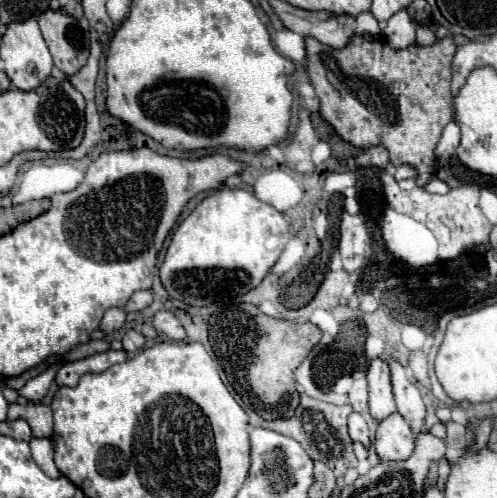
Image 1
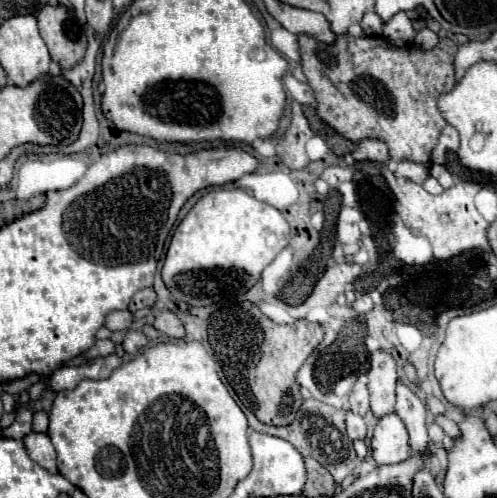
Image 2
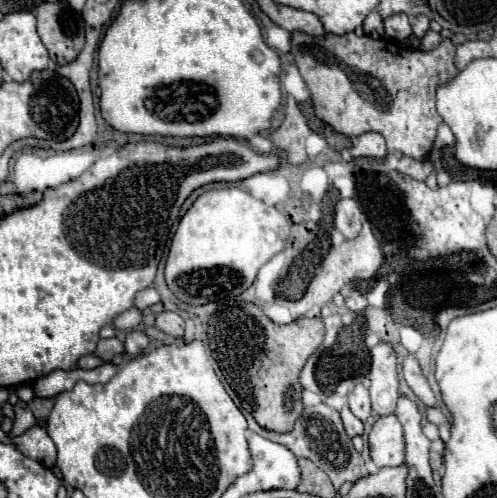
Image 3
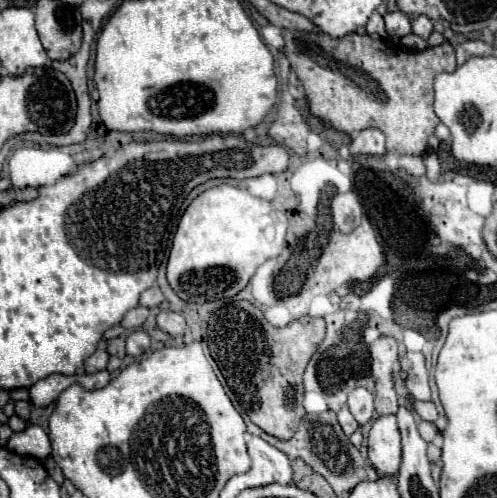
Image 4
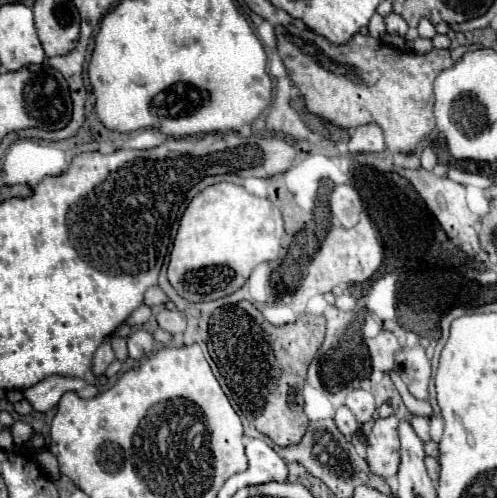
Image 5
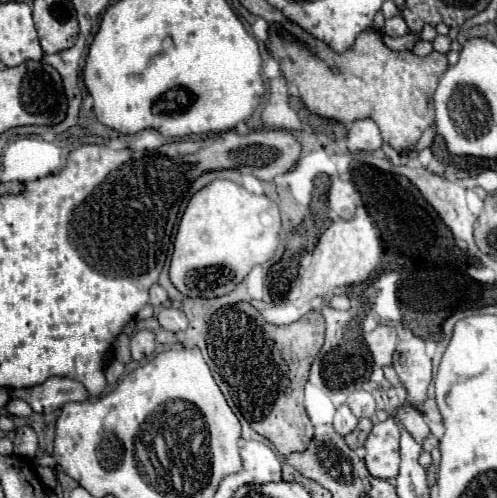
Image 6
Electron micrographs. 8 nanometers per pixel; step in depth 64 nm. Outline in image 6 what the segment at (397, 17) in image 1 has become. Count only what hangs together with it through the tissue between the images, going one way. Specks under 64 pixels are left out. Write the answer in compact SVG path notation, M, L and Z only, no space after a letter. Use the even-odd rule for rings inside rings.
M402 16L388 18L386 24L384 24L384 34L388 34L388 36L404 36L404 34L408 34L408 26L402 20Z

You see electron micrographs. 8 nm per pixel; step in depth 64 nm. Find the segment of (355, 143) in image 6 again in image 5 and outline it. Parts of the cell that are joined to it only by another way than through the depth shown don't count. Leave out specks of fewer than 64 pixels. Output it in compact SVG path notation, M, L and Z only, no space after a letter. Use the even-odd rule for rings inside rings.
M376 124L358 126L350 136L348 150L352 154L356 154L356 152L382 152L384 150L384 134L382 134L380 126L376 126Z

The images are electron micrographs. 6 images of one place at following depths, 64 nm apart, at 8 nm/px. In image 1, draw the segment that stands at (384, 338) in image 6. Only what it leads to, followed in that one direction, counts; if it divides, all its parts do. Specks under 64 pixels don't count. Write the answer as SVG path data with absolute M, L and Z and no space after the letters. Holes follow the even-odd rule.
M374 358L368 368L368 386L370 386L370 416L378 422L396 412L390 370L382 358Z

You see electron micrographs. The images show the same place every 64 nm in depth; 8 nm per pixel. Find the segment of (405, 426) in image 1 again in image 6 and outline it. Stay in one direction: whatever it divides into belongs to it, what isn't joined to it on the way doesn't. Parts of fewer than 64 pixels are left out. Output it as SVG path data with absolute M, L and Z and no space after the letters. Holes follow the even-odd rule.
M390 416L384 422L376 422L368 434L364 444L366 448L366 466L376 478L394 478L398 476L398 440L400 440L400 424Z

